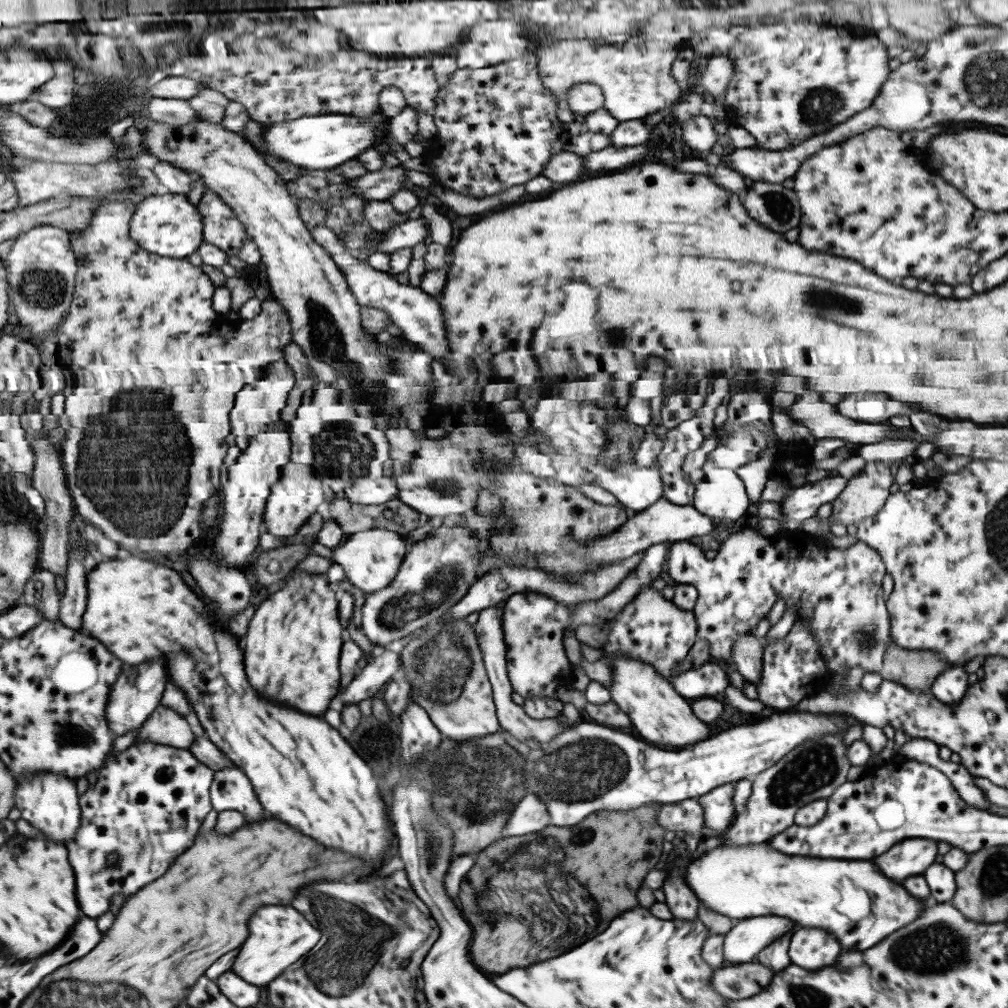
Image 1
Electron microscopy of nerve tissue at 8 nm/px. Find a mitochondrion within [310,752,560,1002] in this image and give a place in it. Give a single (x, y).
(430, 847)

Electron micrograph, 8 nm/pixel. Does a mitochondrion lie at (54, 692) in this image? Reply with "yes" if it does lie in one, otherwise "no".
no

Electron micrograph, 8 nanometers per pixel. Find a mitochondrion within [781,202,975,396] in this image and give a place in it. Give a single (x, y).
(815, 298)

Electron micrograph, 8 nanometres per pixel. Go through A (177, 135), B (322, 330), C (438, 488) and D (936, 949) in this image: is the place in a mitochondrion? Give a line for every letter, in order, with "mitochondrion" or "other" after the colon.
A: other
B: mitochondrion
C: mitochondrion
D: mitochondrion

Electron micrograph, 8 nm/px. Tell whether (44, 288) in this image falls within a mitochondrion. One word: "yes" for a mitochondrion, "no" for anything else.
yes

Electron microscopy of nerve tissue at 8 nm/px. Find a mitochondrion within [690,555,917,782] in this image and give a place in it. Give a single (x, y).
(865, 634)

